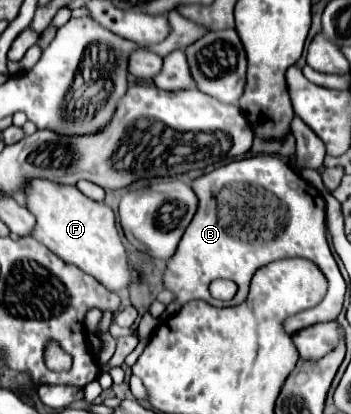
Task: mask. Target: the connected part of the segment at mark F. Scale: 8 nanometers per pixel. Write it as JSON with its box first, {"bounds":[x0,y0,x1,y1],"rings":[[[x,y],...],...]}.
{"bounds":[22,179,128,291],"rings":[[[36,179],[32,185],[28,183],[22,195],[26,197],[28,211],[36,217],[36,227],[32,229],[32,237],[36,241],[44,243],[66,263],[72,263],[92,275],[106,289],[122,291],[128,287],[128,255],[116,231],[114,211],[108,205],[88,199],[74,185],[48,183],[46,179]]]}

